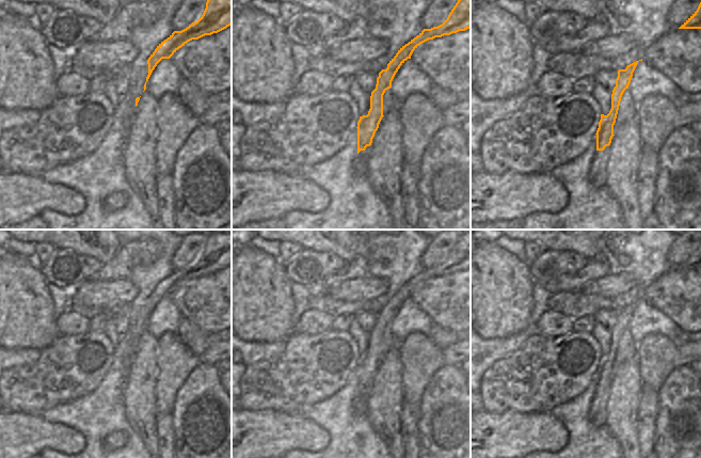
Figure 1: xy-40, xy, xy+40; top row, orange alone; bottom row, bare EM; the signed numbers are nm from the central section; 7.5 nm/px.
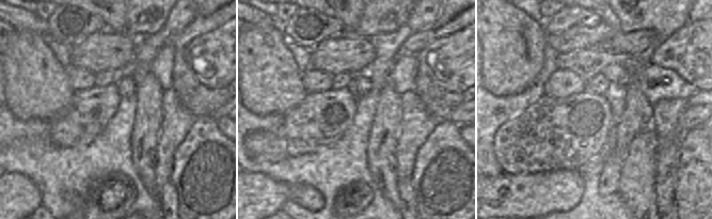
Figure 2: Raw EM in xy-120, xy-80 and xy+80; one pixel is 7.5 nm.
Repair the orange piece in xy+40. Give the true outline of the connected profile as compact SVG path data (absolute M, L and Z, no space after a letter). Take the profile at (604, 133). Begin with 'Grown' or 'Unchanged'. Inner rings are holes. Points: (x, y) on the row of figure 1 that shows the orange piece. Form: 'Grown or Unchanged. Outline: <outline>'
Grown. Outline: M639 61L618 70L616 86L611 94L611 109L607 115L601 114L599 128L596 130L596 154L590 167L590 181L598 189L607 187L607 160L609 158L609 145L616 133L616 119L621 97L631 83L633 73Z

